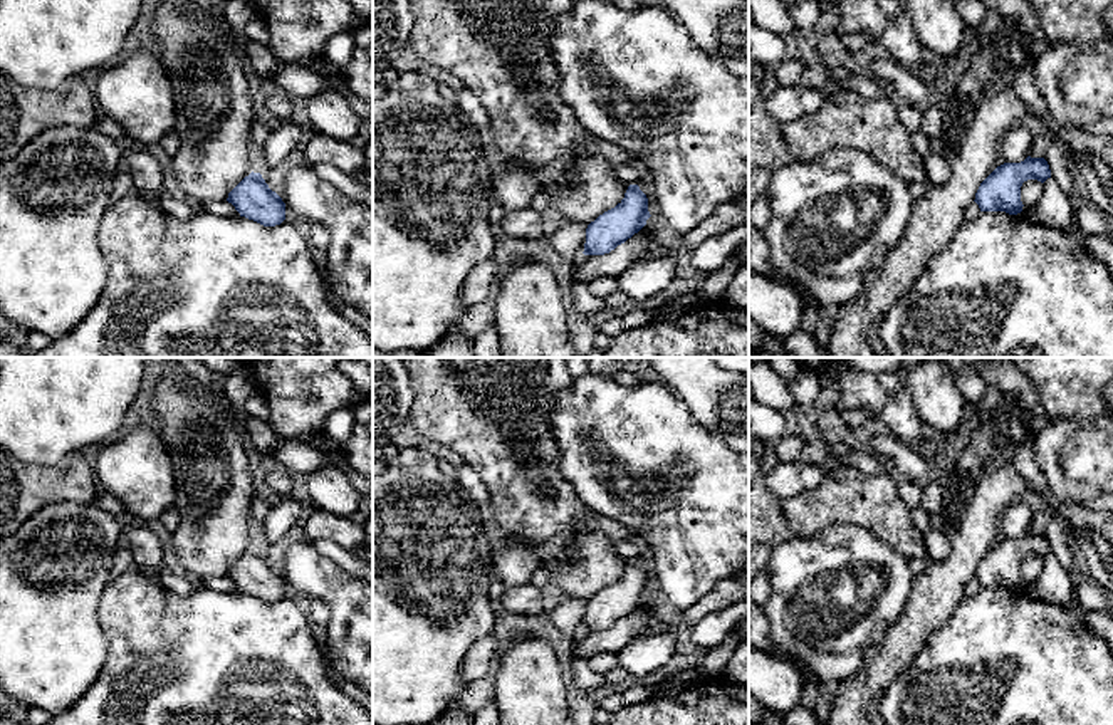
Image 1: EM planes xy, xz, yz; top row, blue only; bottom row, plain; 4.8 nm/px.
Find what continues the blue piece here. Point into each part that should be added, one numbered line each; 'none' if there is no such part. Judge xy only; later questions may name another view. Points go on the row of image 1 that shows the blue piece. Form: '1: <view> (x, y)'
none

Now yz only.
none

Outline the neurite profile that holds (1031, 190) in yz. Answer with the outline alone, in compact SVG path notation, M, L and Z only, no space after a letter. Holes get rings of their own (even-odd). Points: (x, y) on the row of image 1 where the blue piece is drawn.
M1027 180L1021 186L1021 201L1024 206L1032 206L1041 200L1044 186L1037 180Z

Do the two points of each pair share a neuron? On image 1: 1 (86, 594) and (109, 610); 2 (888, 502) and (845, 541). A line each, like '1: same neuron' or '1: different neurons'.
1: different neurons
2: different neurons

